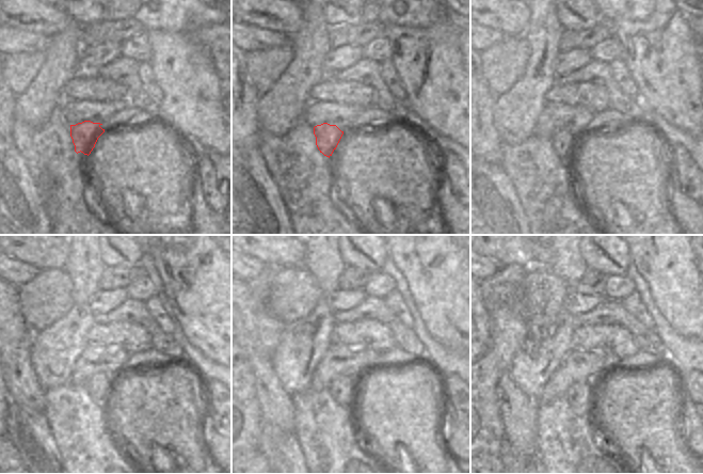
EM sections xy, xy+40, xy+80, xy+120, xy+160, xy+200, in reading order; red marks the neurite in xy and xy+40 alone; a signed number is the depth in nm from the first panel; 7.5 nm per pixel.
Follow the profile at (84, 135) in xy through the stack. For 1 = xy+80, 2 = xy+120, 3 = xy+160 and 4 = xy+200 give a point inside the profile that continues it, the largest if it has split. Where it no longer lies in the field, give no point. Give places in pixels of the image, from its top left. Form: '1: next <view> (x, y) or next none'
1: next xy+80 (564, 142)
2: next xy+120 (100, 386)
3: next xy+160 (341, 390)
4: next xy+200 (580, 396)

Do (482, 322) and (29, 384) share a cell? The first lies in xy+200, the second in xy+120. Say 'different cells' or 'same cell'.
same cell

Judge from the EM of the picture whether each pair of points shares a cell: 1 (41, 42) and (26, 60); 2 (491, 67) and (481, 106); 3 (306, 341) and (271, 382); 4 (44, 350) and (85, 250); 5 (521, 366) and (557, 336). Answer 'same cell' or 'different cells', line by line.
1: different cells
2: different cells
3: different cells
4: same cell
5: same cell

